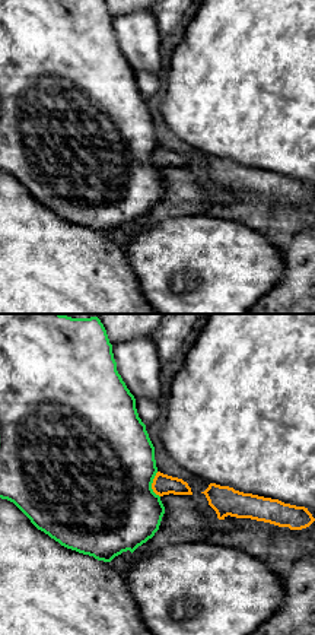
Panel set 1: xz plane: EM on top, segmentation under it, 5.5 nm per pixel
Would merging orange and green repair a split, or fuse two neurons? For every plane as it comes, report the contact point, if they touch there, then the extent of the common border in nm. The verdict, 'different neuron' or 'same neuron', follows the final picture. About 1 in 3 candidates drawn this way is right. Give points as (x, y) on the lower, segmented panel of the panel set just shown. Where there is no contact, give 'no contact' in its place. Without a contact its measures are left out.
(152, 485) | 140 nm

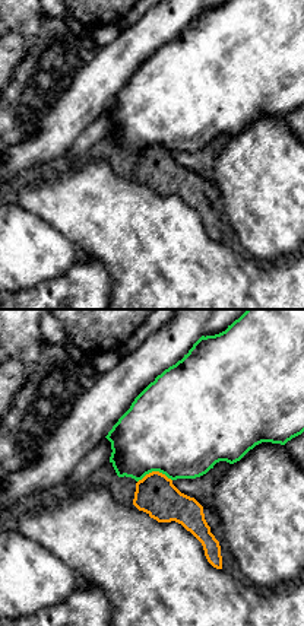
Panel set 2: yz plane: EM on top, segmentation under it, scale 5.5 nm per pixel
(154, 472) | 190 nm

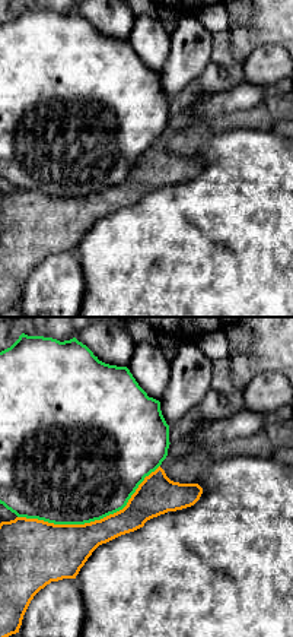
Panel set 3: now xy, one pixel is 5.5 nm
(92, 522) | 850 nm

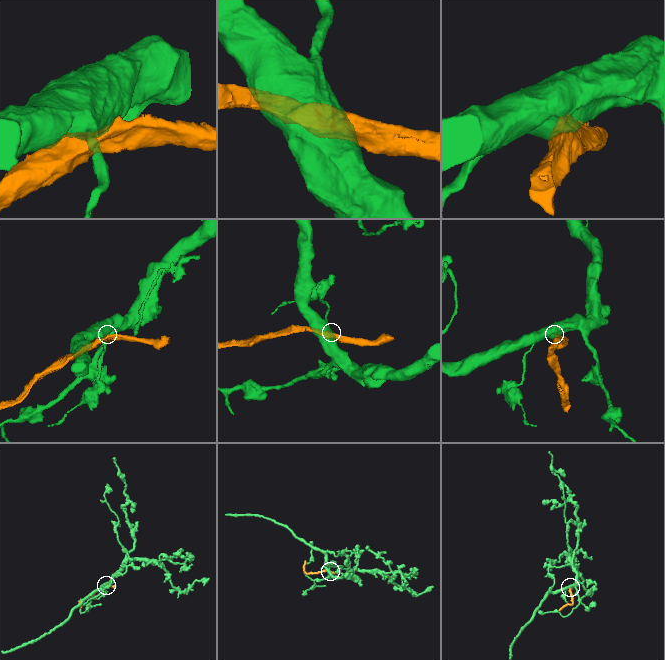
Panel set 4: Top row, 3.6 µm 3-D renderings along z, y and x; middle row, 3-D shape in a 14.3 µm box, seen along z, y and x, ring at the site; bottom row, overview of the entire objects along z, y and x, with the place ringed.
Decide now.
different neuron

